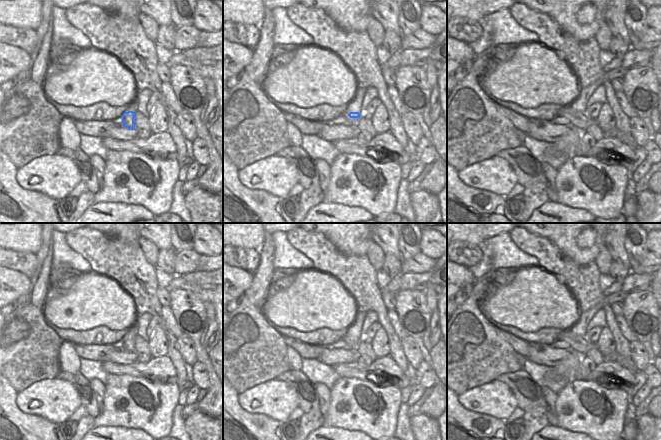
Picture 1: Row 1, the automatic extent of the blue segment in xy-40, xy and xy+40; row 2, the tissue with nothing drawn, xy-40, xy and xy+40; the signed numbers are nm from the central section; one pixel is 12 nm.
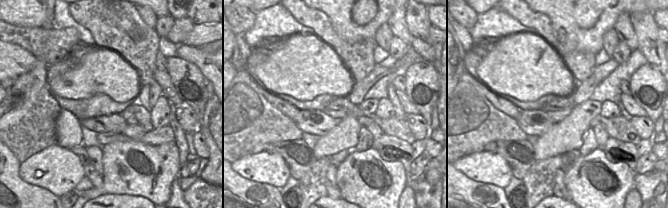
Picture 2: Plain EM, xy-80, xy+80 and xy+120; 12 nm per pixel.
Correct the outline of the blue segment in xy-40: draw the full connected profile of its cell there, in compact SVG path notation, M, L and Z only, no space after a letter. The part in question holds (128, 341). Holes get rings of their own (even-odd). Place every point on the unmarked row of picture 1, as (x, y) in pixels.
M128 335L122 339L122 350L128 353L150 355L149 343L140 336Z

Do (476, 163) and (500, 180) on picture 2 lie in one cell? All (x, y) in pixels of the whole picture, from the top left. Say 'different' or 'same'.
same

